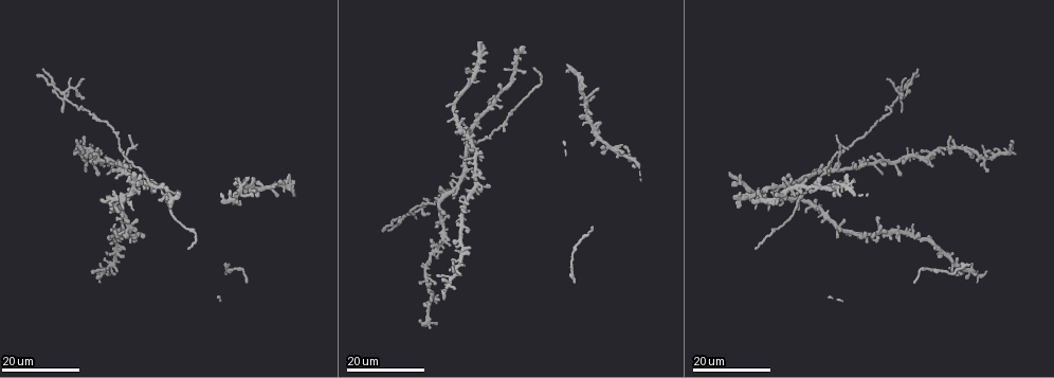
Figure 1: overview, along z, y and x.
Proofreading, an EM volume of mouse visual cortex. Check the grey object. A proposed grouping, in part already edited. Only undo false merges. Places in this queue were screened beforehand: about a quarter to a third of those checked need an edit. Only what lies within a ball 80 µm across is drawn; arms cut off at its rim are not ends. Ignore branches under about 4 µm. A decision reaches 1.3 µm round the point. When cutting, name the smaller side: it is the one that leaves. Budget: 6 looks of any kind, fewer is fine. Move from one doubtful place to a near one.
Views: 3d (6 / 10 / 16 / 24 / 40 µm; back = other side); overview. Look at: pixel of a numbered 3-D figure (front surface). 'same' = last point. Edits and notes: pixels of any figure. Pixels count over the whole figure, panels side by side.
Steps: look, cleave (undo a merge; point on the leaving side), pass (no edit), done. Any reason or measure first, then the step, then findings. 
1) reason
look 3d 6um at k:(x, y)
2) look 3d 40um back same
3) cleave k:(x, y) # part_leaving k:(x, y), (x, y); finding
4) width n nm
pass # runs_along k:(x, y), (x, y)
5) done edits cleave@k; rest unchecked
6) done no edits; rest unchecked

a fork
look 3d 24um at 1:(63, 90)

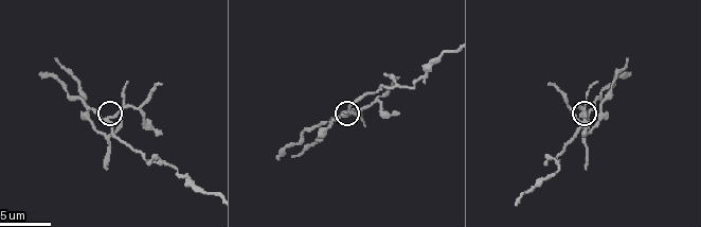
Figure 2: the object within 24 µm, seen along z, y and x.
look 3d 6um at 2:(111, 118)

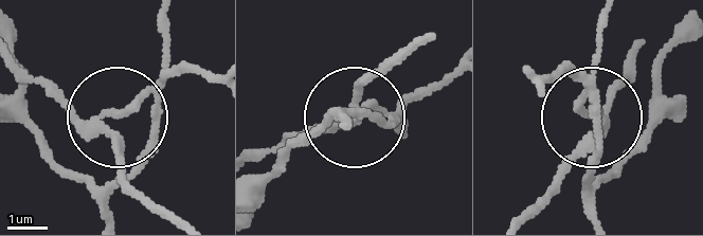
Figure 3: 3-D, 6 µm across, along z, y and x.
cleave 3:(142, 157) # two neurons meet here

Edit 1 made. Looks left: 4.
look overview

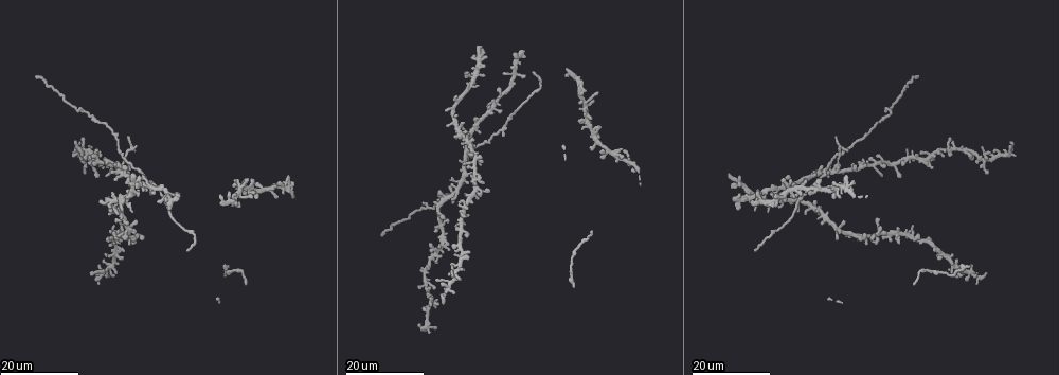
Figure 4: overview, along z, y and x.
calibre changes
look 3d 24um at 4:(888, 116)

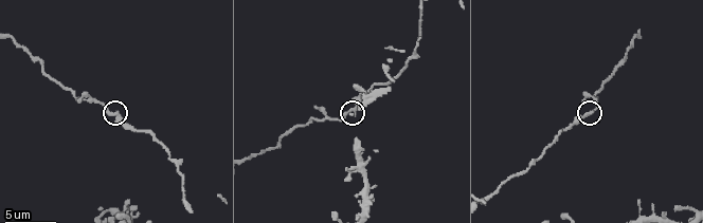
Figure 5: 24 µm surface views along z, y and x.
look 3d 10um at 5:(115, 113)

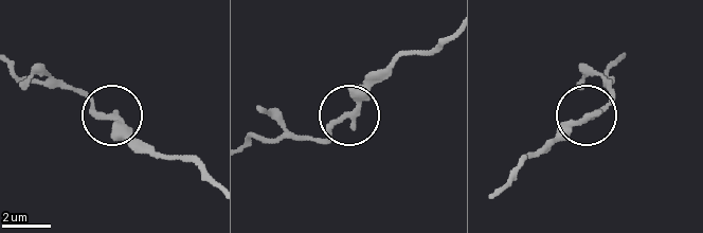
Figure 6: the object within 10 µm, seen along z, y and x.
width 240 nm
pass # runs_along 6:(446, 36), (428, 51), (398, 58), (330, 131), (308, 138); continuous, no second neuron

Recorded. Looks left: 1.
done edits cleave@3; rest unchecked

